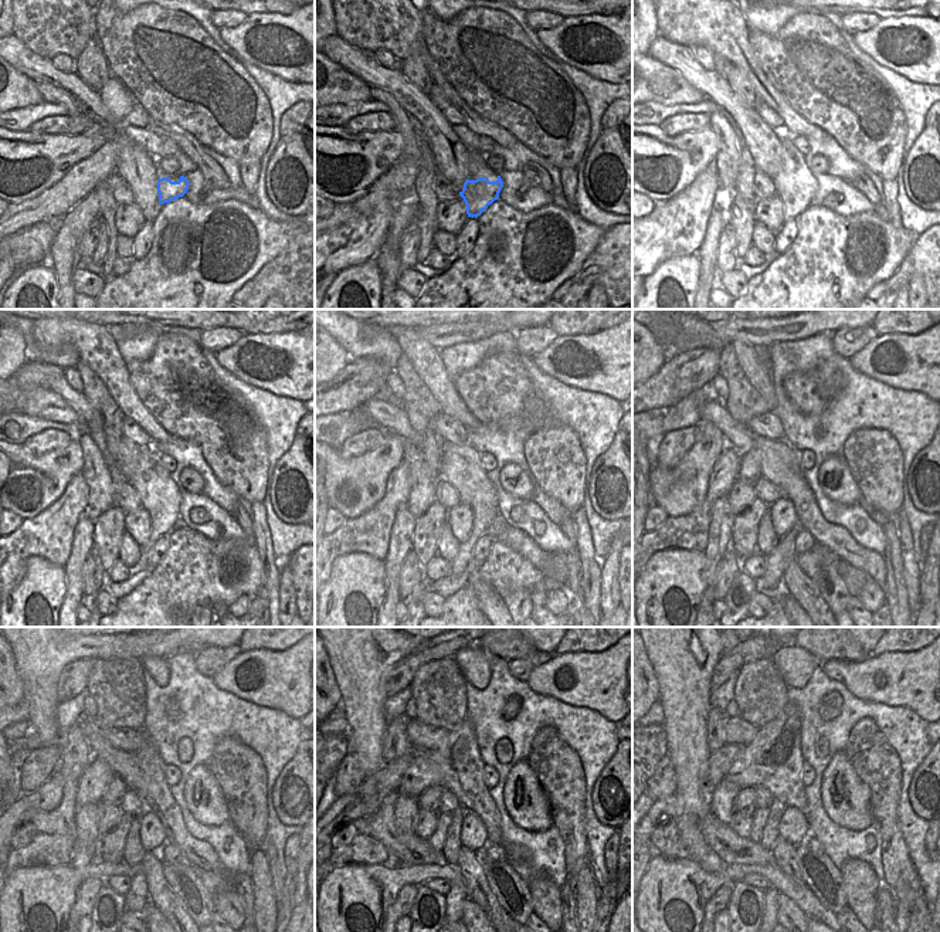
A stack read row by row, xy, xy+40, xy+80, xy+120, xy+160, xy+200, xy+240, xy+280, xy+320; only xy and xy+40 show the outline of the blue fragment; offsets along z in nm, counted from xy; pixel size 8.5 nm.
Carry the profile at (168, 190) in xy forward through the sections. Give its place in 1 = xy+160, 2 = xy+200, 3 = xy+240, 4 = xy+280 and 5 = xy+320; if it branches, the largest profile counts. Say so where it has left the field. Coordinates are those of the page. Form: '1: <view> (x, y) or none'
1: xy+160 (484, 511)
2: xy+200 (777, 561)
3: xy+240 (136, 900)
4: xy+280 (455, 897)
5: xy+320 (770, 905)

